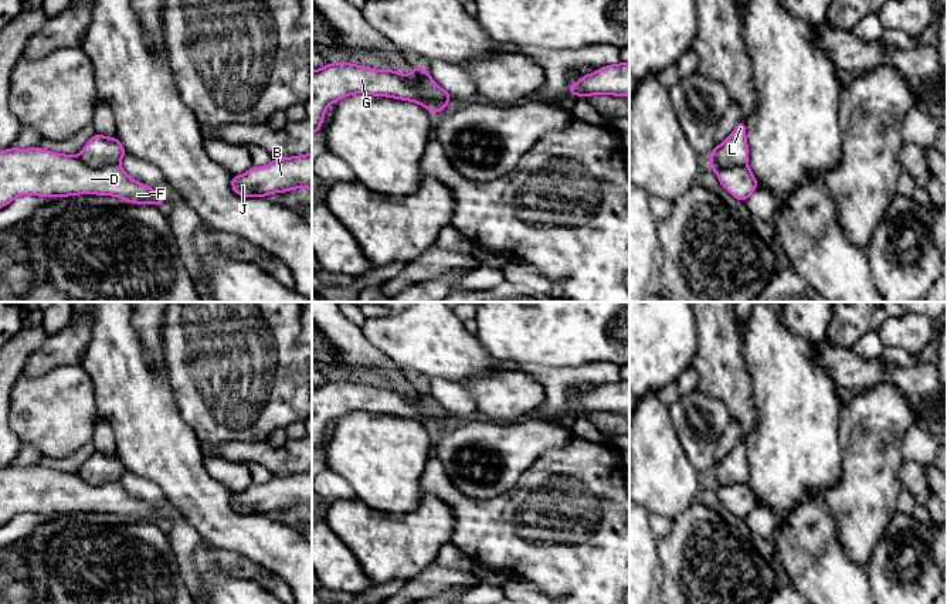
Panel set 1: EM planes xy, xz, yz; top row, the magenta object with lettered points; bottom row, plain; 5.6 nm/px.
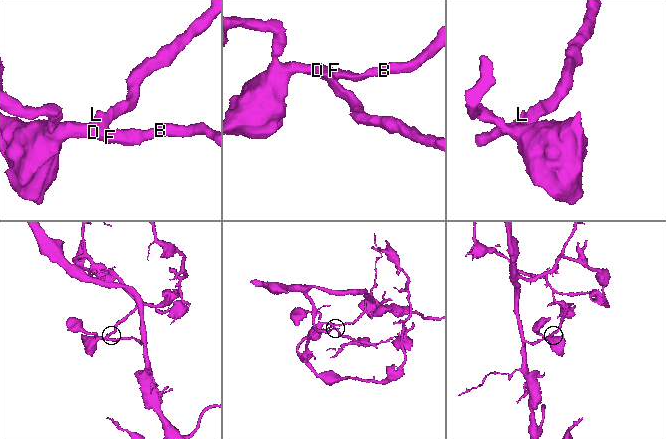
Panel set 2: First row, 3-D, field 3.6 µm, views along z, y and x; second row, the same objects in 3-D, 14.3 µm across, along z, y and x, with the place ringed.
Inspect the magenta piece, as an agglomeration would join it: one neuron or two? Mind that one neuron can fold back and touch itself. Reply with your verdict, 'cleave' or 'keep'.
cleave

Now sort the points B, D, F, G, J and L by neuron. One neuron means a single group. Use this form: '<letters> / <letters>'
B D F G J / L

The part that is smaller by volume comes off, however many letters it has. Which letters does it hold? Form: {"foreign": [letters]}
{"foreign": ["L"]}

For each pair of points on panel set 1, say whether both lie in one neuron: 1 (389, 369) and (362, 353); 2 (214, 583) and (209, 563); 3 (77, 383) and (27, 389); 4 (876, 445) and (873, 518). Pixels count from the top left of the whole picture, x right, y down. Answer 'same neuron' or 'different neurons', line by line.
1: same neuron
2: same neuron
3: same neuron
4: same neuron

